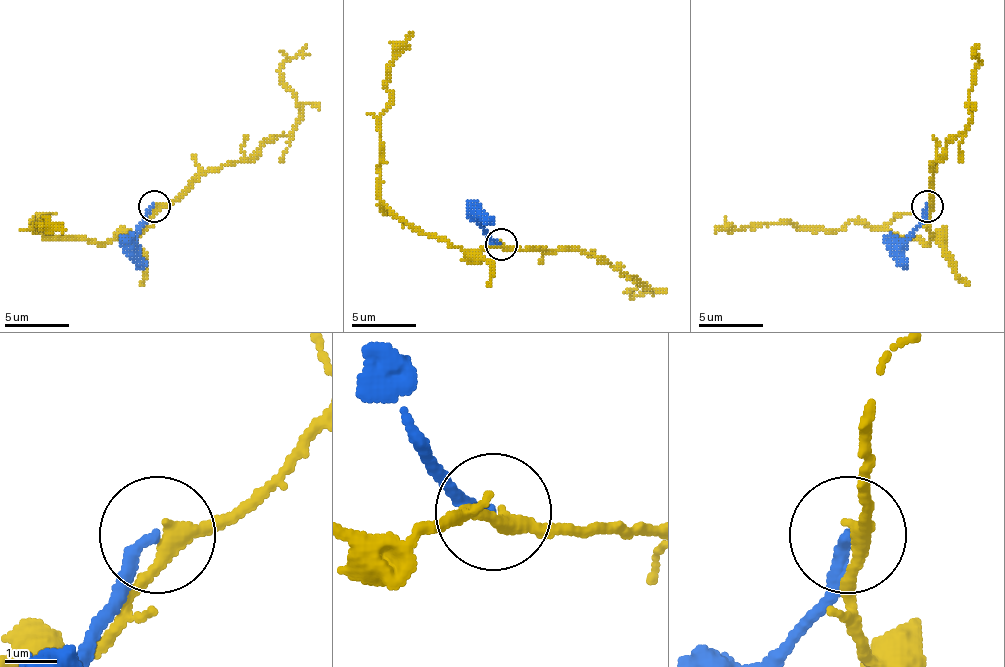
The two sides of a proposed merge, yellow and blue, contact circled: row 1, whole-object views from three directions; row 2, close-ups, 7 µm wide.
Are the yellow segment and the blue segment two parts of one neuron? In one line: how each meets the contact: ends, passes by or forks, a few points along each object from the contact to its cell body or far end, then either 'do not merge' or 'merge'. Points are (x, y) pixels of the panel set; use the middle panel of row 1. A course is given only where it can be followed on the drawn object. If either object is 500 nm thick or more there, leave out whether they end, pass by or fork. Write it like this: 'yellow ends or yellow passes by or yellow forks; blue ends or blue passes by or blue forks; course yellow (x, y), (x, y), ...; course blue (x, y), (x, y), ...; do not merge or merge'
yellow passes by; blue ends; course yellow (500, 247), (461, 250), (419, 234), (380, 198), (380, 117), (390, 104), (386, 71), (393, 52), (412, 32); course blue (500, 243), (484, 230), (484, 221), (490, 221); do not merge

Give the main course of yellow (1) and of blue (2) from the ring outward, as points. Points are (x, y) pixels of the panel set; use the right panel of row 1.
1: (930, 207), (933, 236), (926, 242), (848, 220), (839, 229), (787, 223), (715, 229)
2: (926, 207), (904, 246), (904, 268)

